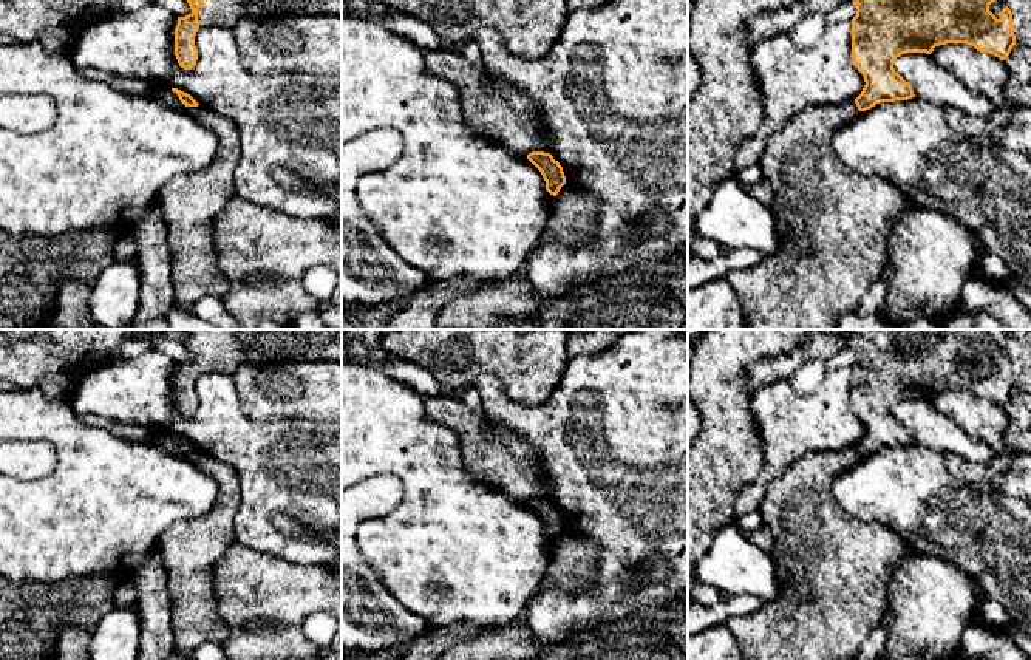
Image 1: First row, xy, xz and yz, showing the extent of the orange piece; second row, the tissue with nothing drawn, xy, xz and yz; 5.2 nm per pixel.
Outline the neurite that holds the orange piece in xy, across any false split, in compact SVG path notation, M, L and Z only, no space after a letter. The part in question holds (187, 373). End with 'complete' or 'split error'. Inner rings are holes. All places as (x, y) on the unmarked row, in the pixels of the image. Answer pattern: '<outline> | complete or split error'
M184 329L185 346L192 359L178 363L175 374L175 402L184 416L198 407L195 382L199 374L221 371L233 374L240 365L264 365L278 362L342 362L342 329Z | split error

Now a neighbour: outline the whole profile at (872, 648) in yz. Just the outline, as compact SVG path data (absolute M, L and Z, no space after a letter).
M884 609L881 621L873 628L869 637L864 640L858 652L853 655L856 660L876 660L881 658L886 641L889 637L890 626L893 623L892 609Z

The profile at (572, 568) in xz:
M566 529L555 543L546 583L541 587L556 587L578 594L595 580L598 549L595 543Z

